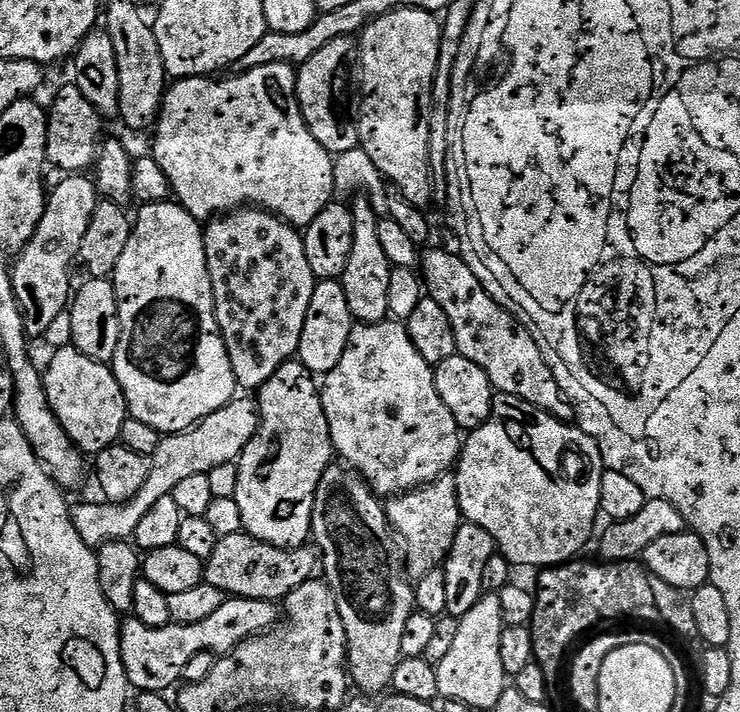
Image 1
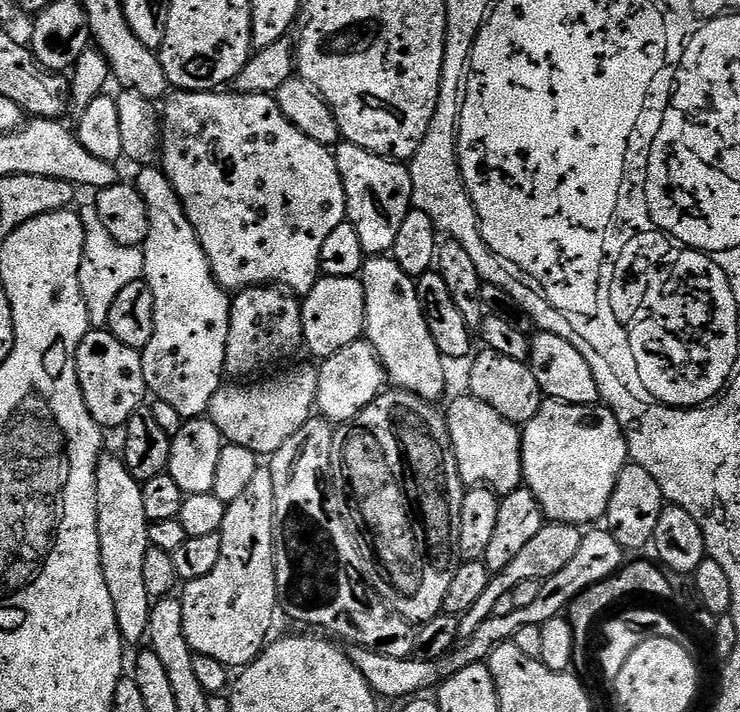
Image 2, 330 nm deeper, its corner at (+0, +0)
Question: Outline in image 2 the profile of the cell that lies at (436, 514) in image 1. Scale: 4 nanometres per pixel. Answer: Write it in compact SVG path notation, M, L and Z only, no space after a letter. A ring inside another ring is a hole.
M463 395L446 408L452 453L456 455L462 482L465 486L488 485L497 494L513 492L521 487L524 478L521 429L477 396Z

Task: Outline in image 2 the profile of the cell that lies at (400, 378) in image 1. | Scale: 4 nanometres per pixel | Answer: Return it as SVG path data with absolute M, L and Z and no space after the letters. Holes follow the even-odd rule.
M388 254L365 259L364 270L358 279L364 283L366 294L366 339L376 351L380 365L384 367L385 377L391 383L393 380L397 389L418 394L423 400L439 401L439 396L444 392L446 360L440 355L438 346L434 346L434 338L430 338L430 330L426 326L424 311L416 293L416 280Z

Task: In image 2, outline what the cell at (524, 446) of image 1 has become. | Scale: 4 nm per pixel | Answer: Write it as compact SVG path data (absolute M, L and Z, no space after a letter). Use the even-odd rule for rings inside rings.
M545 399L538 414L534 414L534 418L530 418L530 422L523 425L520 441L523 444L523 483L532 491L534 498L538 498L549 521L592 526L595 525L592 524L595 520L605 519L610 494L614 494L614 486L618 482L618 474L622 474L624 465L630 460L624 431L611 408Z

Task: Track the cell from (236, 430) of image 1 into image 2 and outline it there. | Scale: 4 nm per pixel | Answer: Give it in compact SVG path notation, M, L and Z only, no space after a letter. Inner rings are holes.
M361 338L350 342L338 354L327 357L319 365L320 385L316 395L316 408L323 419L333 422L350 422L366 406L376 401L377 396L386 388L384 367L376 357L376 351L367 339Z

